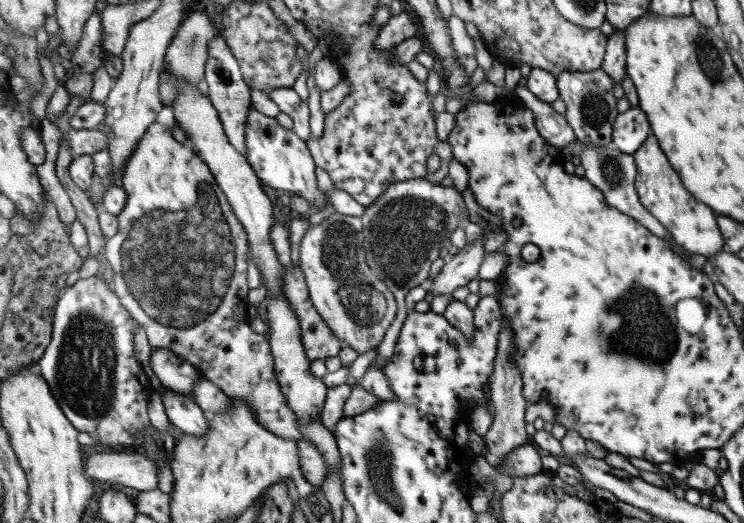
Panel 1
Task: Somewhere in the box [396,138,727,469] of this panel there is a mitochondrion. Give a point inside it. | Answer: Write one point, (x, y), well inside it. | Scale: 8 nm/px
(636, 323)

